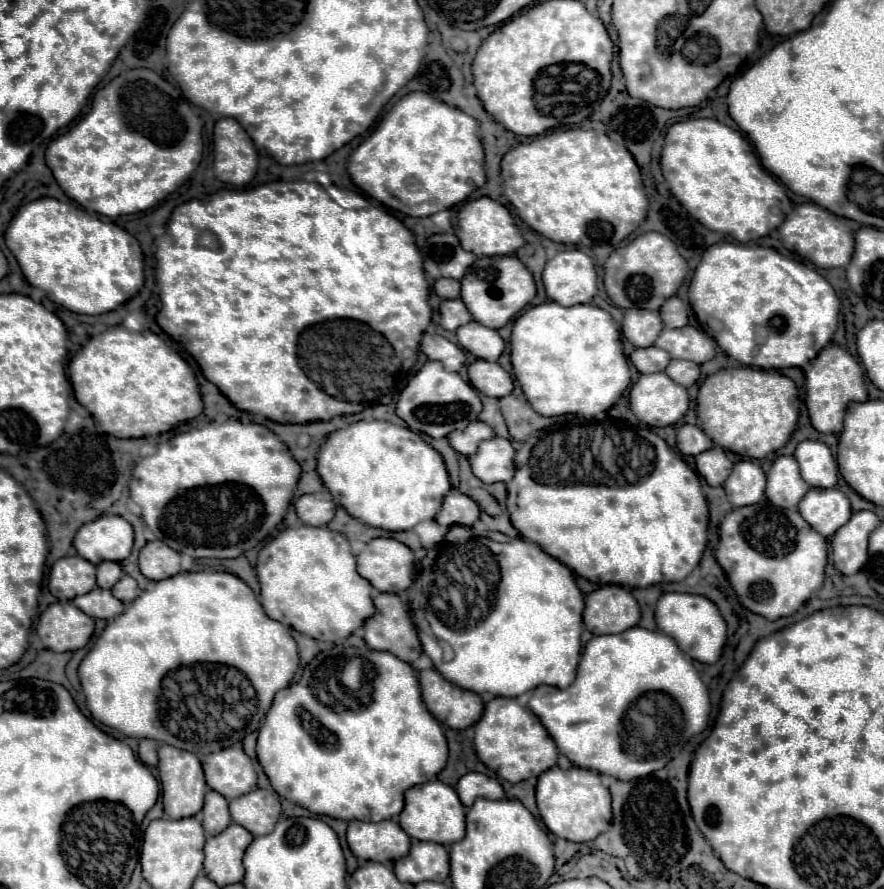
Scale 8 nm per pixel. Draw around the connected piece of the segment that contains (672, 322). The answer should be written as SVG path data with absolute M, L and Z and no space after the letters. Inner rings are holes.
M670 297L660 307L660 317L666 327L684 327L688 323L688 305L678 297Z

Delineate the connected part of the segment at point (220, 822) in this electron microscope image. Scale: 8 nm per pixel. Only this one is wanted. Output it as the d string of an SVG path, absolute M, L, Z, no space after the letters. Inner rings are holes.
M210 789L206 793L206 801L204 801L204 809L202 809L202 825L204 825L206 833L218 835L230 823L232 823L232 819L228 813L228 801L220 793Z

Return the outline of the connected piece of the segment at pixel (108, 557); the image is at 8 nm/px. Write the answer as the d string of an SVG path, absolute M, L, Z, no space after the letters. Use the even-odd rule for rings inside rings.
M102 515L80 527L74 537L78 555L94 565L102 561L122 561L134 545L132 525L120 515Z

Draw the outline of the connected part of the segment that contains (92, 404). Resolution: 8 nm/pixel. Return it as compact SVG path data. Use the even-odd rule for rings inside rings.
M112 327L92 337L88 345L76 357L72 357L68 371L78 403L92 413L94 421L102 431L114 437L138 439L148 435L160 435L202 413L202 397L194 371L172 347L166 345L162 337L152 331L130 333L122 327Z

